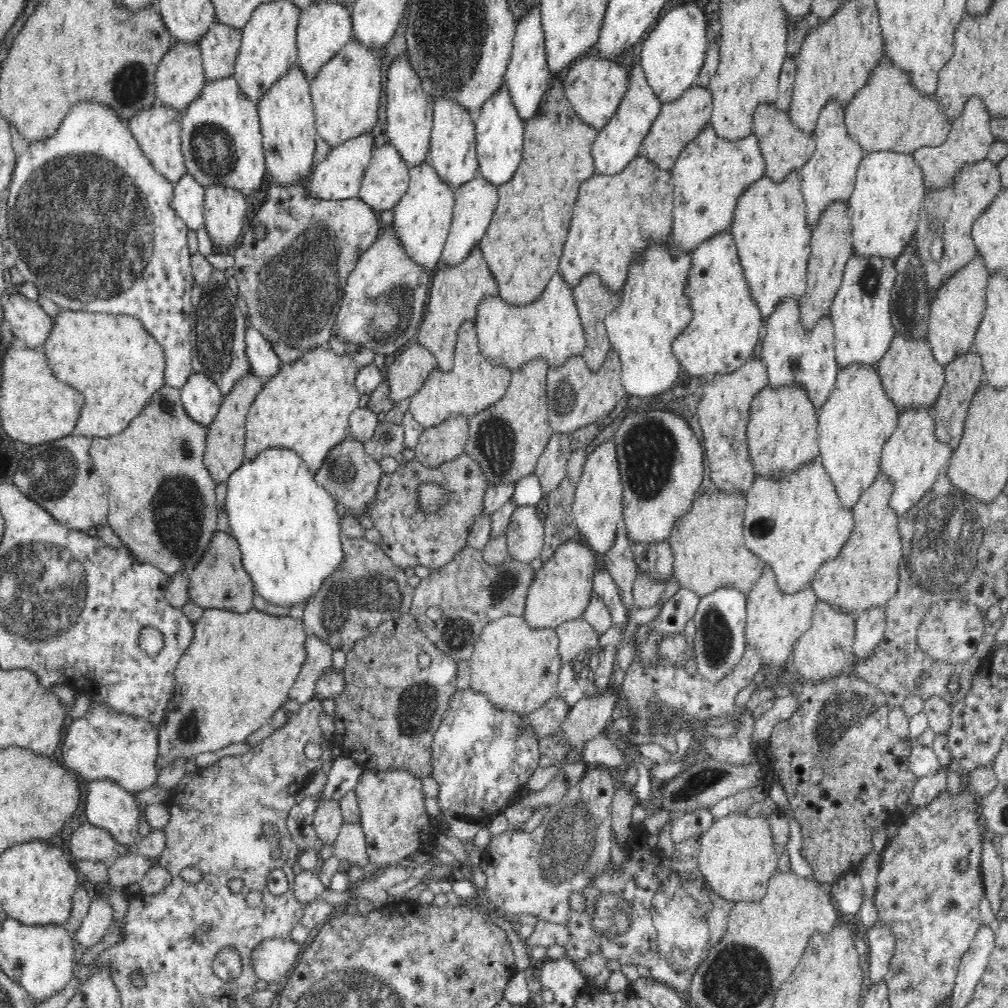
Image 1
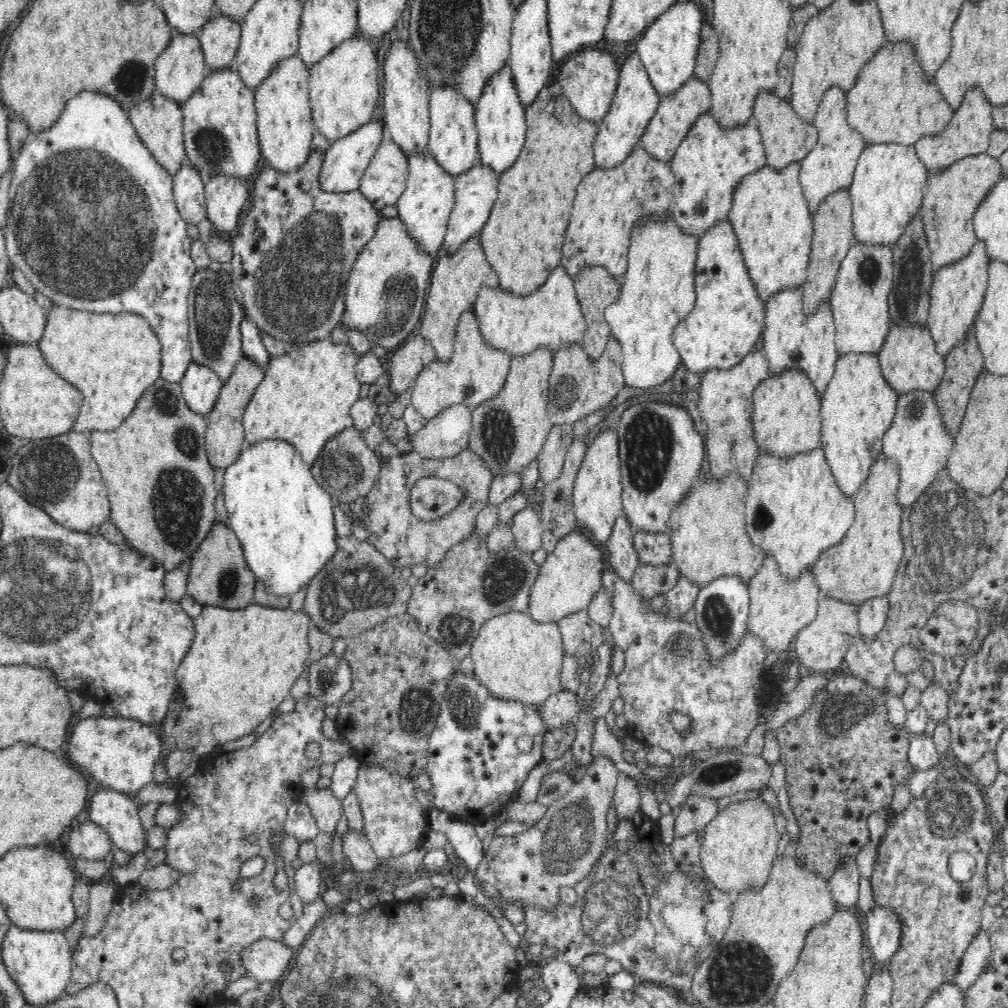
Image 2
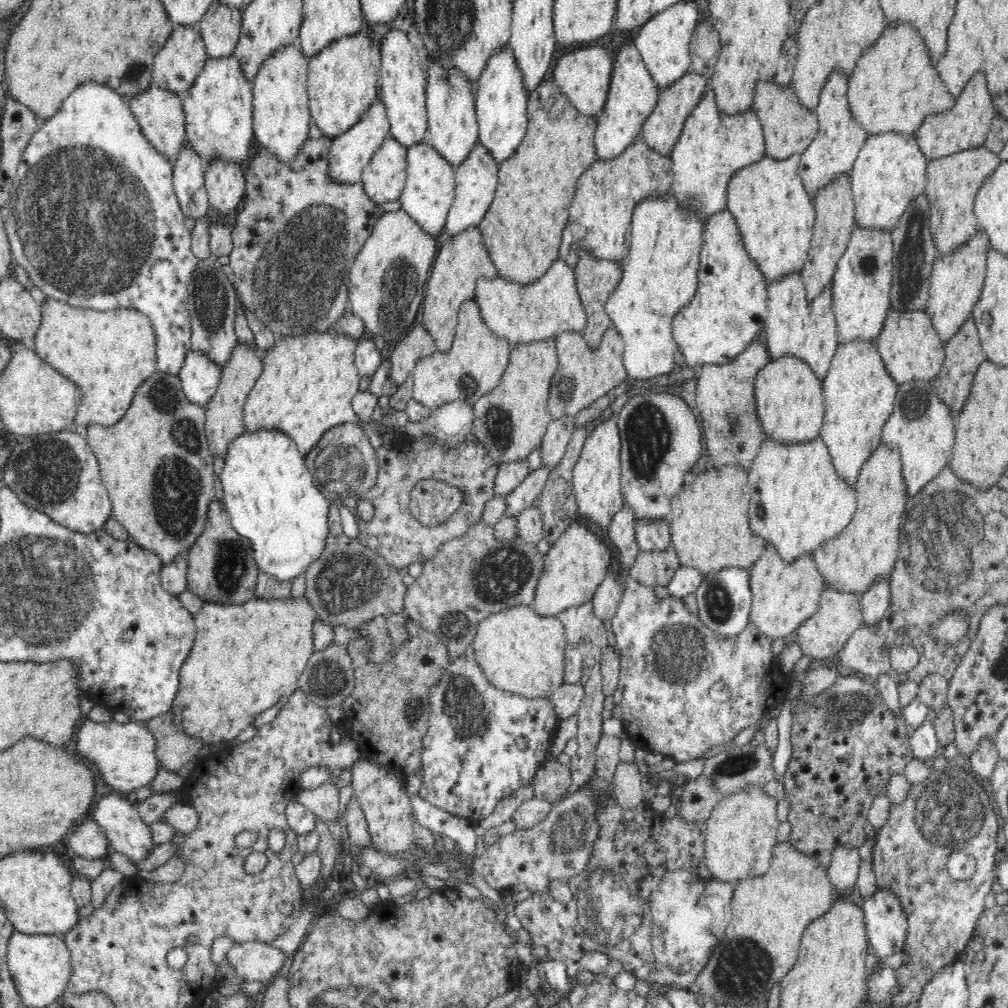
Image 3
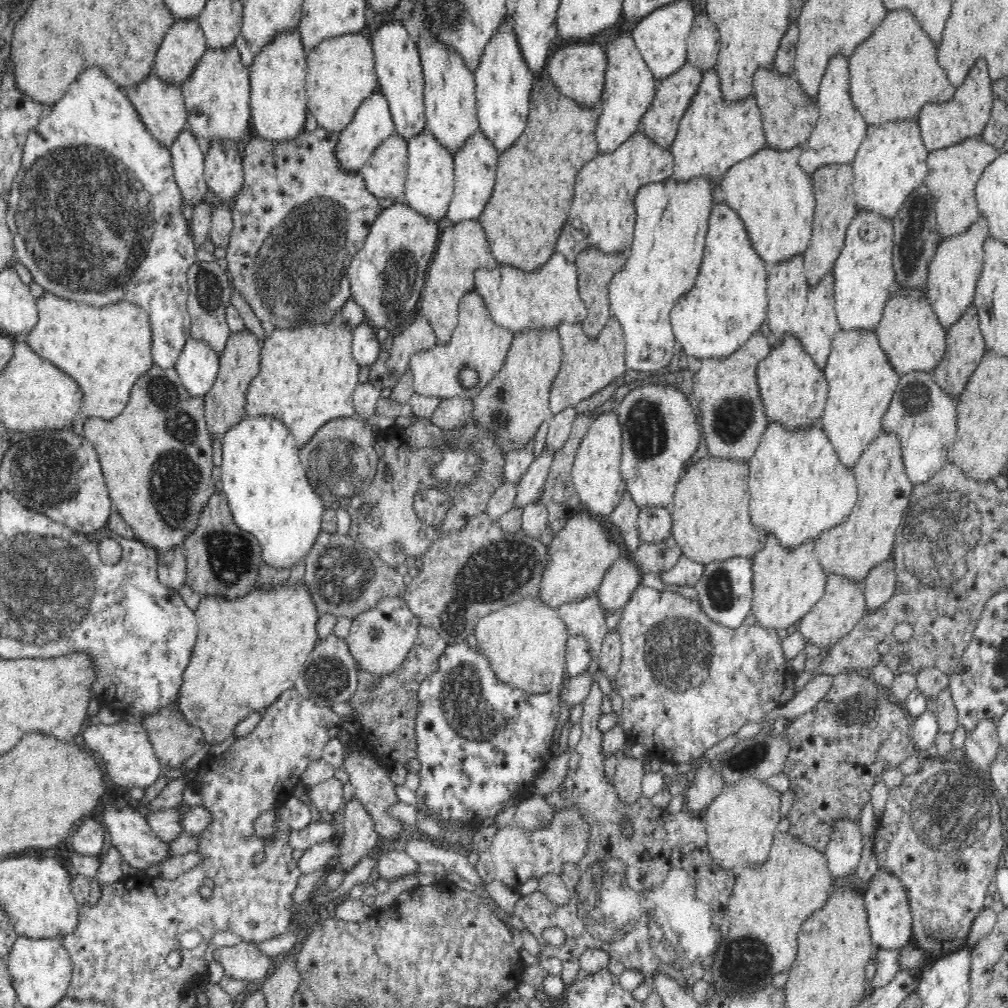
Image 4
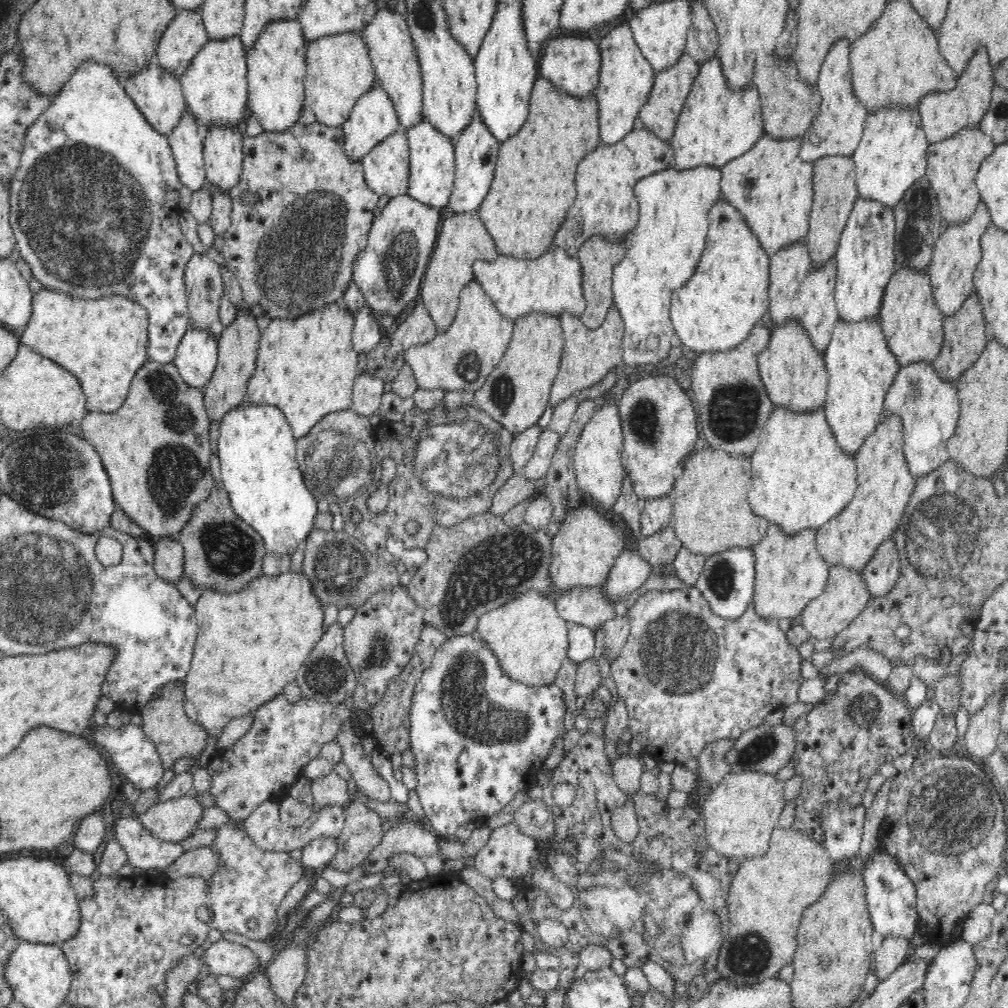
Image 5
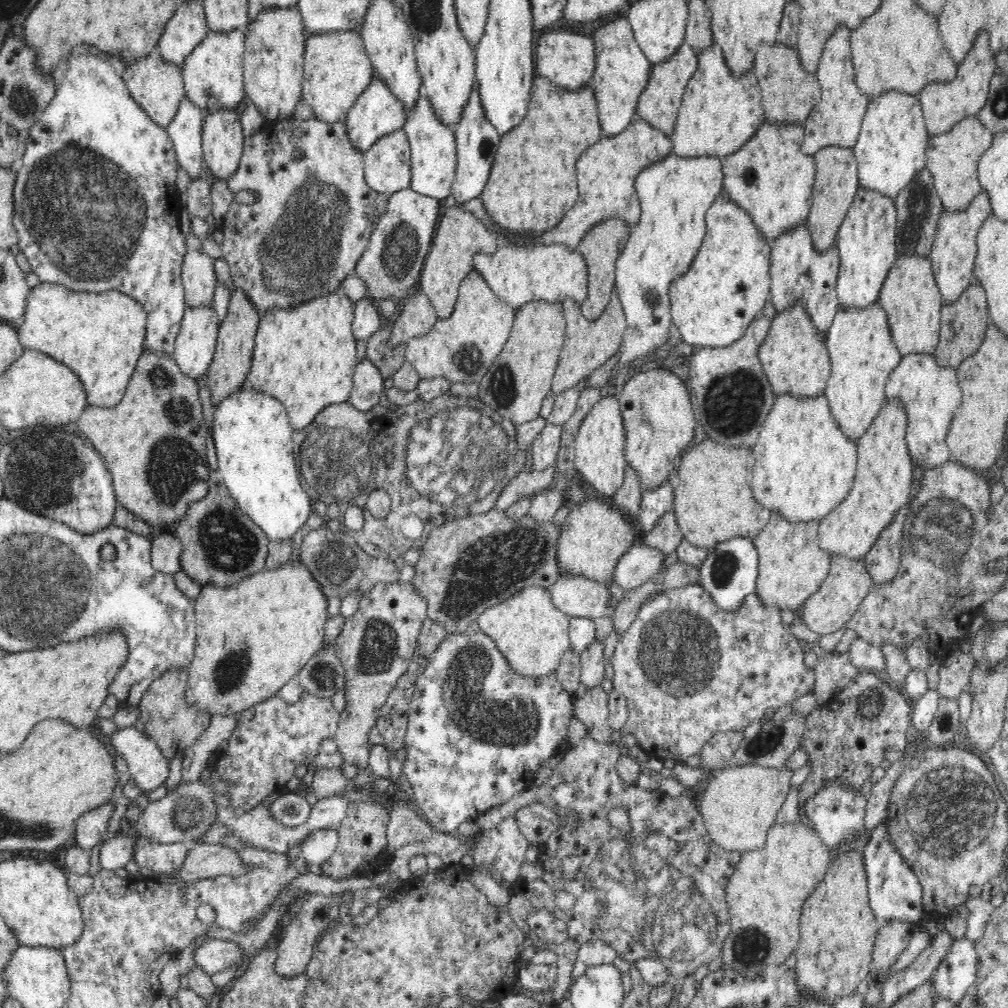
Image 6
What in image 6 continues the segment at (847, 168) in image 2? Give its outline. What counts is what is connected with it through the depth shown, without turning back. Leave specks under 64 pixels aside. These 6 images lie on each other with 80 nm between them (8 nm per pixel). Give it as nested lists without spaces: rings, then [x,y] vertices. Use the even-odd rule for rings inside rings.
[[[836,26],[832,36],[824,44],[820,56],[817,81],[821,86],[821,96],[804,120],[804,142],[801,151],[804,154],[814,155],[820,148],[826,146],[843,146],[853,148],[860,134],[860,124],[866,114],[868,97],[862,94],[855,81],[855,72],[851,52],[851,30],[845,26]]]

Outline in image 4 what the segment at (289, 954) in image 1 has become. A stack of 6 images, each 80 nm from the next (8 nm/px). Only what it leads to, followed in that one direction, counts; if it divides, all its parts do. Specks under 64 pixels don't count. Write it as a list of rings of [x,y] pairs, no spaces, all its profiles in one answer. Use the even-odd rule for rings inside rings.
[[[247,942],[214,948],[212,960],[214,959],[220,961],[226,976],[247,980],[252,985],[265,980],[277,965],[276,958],[262,953],[256,946]]]

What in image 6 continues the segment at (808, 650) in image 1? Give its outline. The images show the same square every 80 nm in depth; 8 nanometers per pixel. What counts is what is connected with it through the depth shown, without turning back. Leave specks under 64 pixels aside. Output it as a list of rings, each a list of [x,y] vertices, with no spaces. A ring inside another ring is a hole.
[[[832,555],[828,576],[820,584],[820,590],[809,596],[803,604],[802,616],[804,622],[812,632],[816,632],[820,636],[840,630],[854,616],[856,608],[870,592],[872,586],[873,580],[867,571],[864,559],[854,560],[848,558],[847,555]]]

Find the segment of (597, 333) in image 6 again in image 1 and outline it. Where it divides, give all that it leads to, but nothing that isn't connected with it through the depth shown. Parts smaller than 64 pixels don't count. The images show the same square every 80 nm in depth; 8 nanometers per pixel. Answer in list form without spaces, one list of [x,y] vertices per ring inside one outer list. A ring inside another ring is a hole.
[[[611,348],[602,368],[596,372],[587,367],[584,357],[574,356],[564,362],[560,368],[549,367],[547,372],[547,405],[549,425],[555,434],[570,434],[588,424],[601,425],[601,421],[610,414],[616,404],[626,398],[621,381],[621,362],[618,353]]]

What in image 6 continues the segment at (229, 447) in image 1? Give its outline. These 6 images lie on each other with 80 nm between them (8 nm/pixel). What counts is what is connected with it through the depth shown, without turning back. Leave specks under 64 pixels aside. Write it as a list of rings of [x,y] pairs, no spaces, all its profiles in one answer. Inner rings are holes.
[[[234,288],[230,294],[228,314],[219,323],[217,346],[212,358],[212,364],[206,374],[206,382],[210,391],[213,406],[216,407],[230,392],[236,392],[242,384],[246,384],[248,372],[252,366],[255,348],[256,330],[260,314],[241,288]]]

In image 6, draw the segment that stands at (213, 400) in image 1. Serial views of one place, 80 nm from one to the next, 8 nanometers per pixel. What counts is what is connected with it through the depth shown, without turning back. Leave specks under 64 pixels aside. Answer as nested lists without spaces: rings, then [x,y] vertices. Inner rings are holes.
[[[186,306],[172,357],[180,370],[194,379],[206,378],[217,346],[218,317],[212,306]]]

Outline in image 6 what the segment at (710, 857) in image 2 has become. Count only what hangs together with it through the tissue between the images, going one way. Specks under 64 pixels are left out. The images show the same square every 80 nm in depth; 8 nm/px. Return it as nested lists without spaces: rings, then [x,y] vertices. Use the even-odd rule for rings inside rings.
[[[746,764],[730,766],[714,776],[710,775],[698,806],[712,844],[741,854],[764,848],[769,829],[776,824],[776,814],[786,800],[792,774],[794,771],[785,764],[777,768]]]

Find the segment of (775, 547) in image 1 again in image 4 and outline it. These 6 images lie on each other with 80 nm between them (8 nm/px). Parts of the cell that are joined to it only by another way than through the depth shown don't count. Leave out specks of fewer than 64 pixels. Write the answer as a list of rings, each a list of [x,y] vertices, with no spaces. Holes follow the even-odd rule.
[[[777,422],[767,424],[756,452],[749,460],[747,488],[750,493],[749,514],[753,524],[774,535],[782,548],[796,548],[806,540],[816,540],[824,530],[842,524],[857,500],[857,481],[852,470],[844,468],[828,442],[822,425],[806,430],[787,430]]]

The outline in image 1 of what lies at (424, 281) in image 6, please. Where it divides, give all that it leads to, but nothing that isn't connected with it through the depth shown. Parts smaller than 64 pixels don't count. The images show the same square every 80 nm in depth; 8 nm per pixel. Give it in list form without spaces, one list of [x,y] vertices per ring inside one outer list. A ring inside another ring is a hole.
[[[479,247],[460,263],[456,267],[445,264],[433,274],[428,306],[415,339],[436,357],[439,370],[444,372],[454,366],[457,332],[462,323],[466,320],[475,322],[478,304],[484,300],[484,296],[498,296],[498,284],[492,272],[488,270],[488,264]]]

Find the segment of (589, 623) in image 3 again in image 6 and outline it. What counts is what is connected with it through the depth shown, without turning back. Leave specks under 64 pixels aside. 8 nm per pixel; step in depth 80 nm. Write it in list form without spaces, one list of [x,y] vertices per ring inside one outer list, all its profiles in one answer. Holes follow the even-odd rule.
[[[559,574],[550,590],[557,610],[569,618],[590,618],[595,621],[602,617],[608,622],[614,616],[615,609],[608,605],[610,593],[607,583],[588,580],[580,574]]]

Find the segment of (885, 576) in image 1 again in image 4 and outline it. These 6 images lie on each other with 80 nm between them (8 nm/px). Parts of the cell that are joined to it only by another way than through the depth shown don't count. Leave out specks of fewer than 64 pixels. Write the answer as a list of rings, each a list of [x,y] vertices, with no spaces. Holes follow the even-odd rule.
[[[882,434],[868,448],[864,448],[852,470],[857,481],[857,500],[844,524],[824,530],[816,538],[818,560],[826,575],[839,574],[846,580],[862,581],[872,568],[884,563],[893,552],[896,529],[900,526],[913,491],[903,463],[901,444],[895,434]]]

